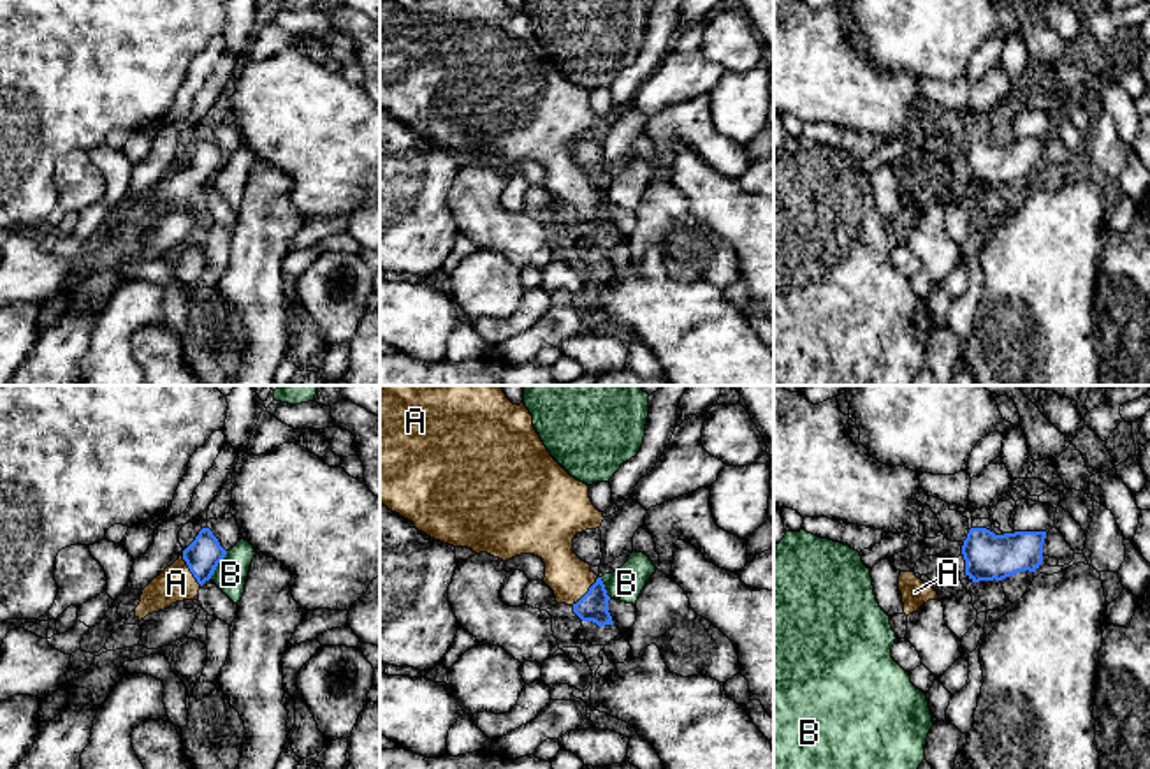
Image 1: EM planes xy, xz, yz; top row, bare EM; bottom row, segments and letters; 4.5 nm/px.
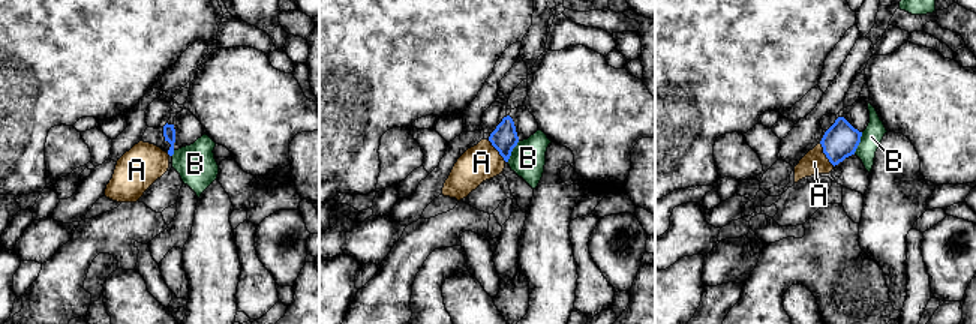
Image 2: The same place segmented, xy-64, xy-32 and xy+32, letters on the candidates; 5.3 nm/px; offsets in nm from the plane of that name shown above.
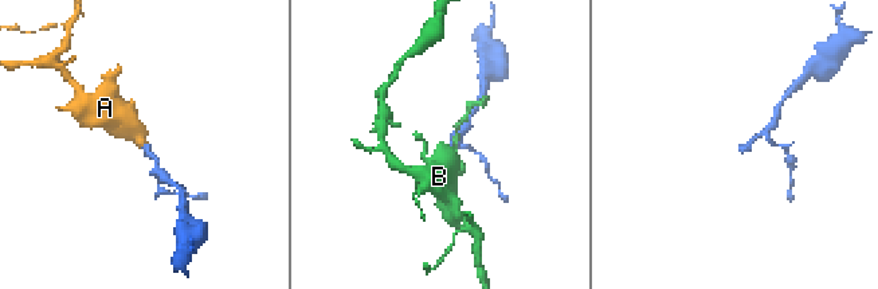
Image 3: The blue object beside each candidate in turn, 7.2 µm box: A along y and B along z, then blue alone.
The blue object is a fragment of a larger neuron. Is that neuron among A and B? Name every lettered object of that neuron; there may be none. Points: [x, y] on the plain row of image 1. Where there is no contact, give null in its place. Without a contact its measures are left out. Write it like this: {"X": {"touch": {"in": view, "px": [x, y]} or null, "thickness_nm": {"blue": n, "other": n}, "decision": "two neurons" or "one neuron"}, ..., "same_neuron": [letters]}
{"A": {"touch": {"in": "xz", "px": [588, 197]}, "thickness_nm": {"blue": 140, "other": 200}, "decision": "one neuron"}, "B": {"touch": {"in": "xy", "px": [217, 171]}, "thickness_nm": {"blue": 160, "other": 150}, "decision": "two neurons"}, "same_neuron": ["A"]}

